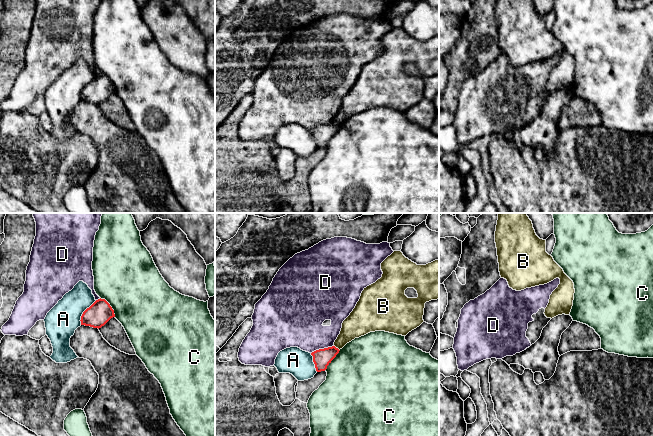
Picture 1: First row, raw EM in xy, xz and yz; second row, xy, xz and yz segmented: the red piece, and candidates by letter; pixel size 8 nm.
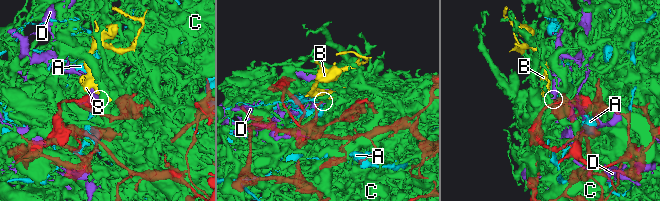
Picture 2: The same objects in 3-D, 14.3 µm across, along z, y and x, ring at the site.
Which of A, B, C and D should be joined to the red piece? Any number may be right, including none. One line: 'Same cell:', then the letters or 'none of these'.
Same cell: none of these

